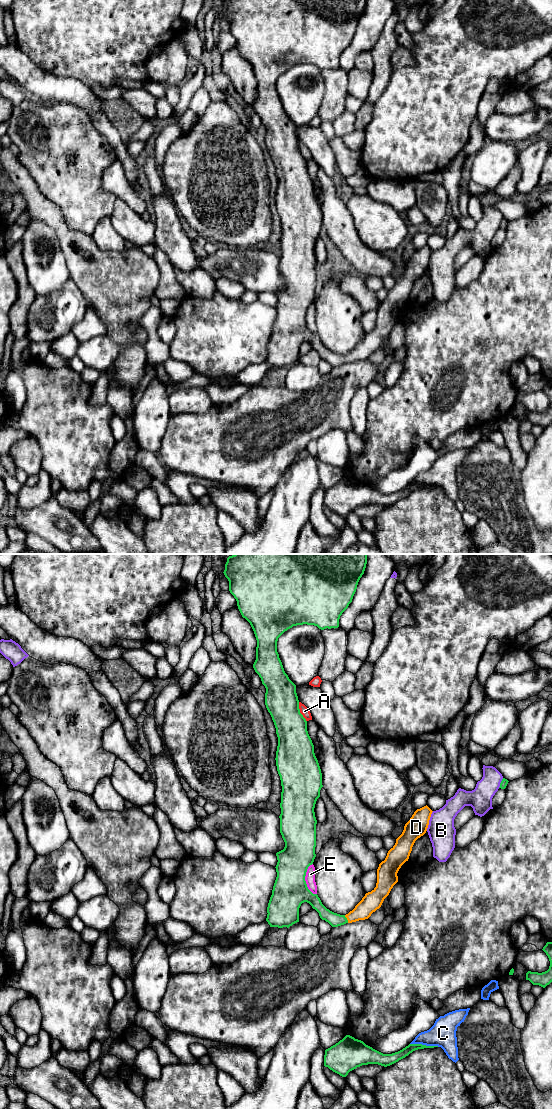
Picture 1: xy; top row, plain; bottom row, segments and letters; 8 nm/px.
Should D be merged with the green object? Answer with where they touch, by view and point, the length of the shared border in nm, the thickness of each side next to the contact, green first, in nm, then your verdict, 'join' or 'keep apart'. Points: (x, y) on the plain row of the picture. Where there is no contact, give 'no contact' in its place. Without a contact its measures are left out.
xy (346, 359) | 70 nm | 110/150 nm | join

